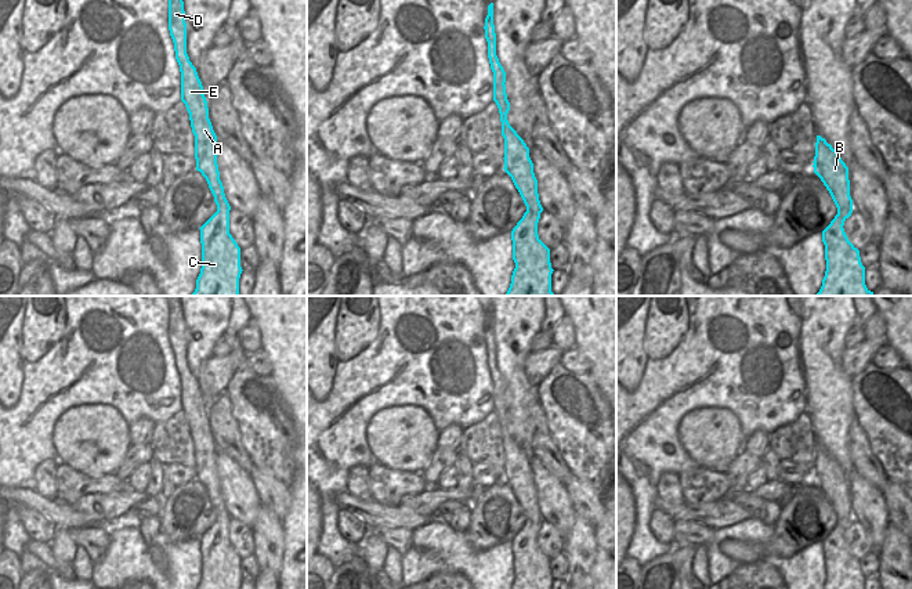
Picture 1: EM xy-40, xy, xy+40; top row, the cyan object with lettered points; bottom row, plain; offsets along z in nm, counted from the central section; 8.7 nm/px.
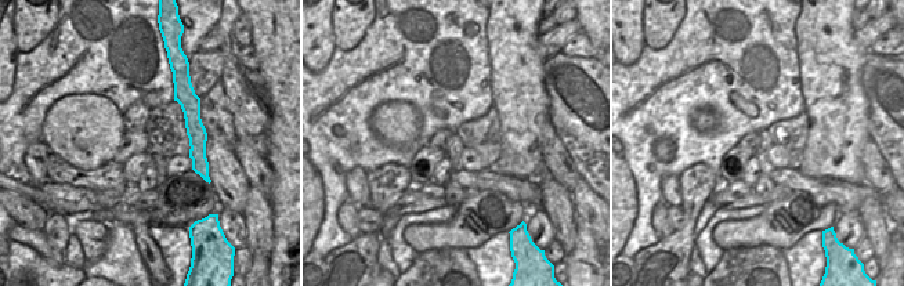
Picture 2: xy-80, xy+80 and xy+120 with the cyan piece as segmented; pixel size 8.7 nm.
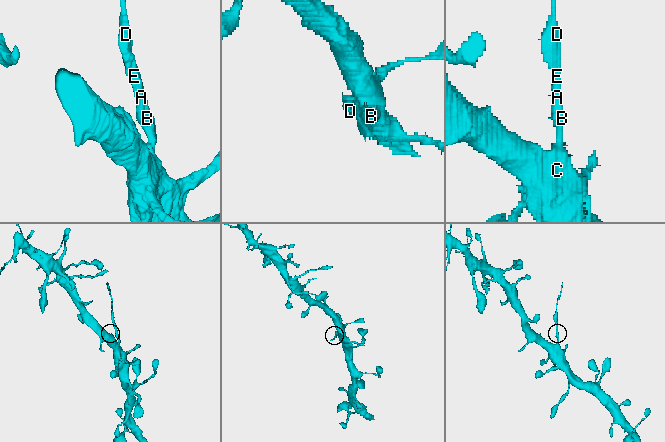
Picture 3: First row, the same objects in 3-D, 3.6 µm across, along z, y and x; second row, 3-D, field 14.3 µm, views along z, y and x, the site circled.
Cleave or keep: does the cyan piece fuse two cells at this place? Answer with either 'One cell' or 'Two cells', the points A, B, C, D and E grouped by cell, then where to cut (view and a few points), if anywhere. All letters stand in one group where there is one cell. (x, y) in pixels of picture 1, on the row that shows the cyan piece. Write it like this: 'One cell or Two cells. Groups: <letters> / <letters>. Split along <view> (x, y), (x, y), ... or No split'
Two cells. Groups: A B D E / C. Split along xy (527, 209), (539, 214)

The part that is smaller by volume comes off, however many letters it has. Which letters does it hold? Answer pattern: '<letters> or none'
A, B, D, E

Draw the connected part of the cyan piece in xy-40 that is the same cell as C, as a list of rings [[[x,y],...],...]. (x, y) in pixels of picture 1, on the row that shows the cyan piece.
[[[217,210],[200,228],[202,268],[192,296],[239,296],[240,247],[229,234],[229,214]]]

